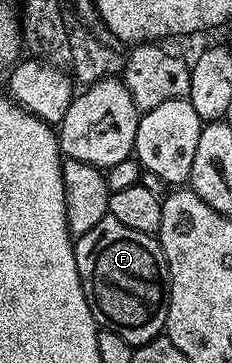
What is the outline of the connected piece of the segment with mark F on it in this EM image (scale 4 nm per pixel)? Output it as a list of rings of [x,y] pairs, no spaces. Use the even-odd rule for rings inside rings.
[[[108,215],[97,227],[78,237],[74,247],[85,299],[100,330],[116,332],[134,347],[149,343],[164,332],[171,276],[163,249],[152,234],[133,231]]]

